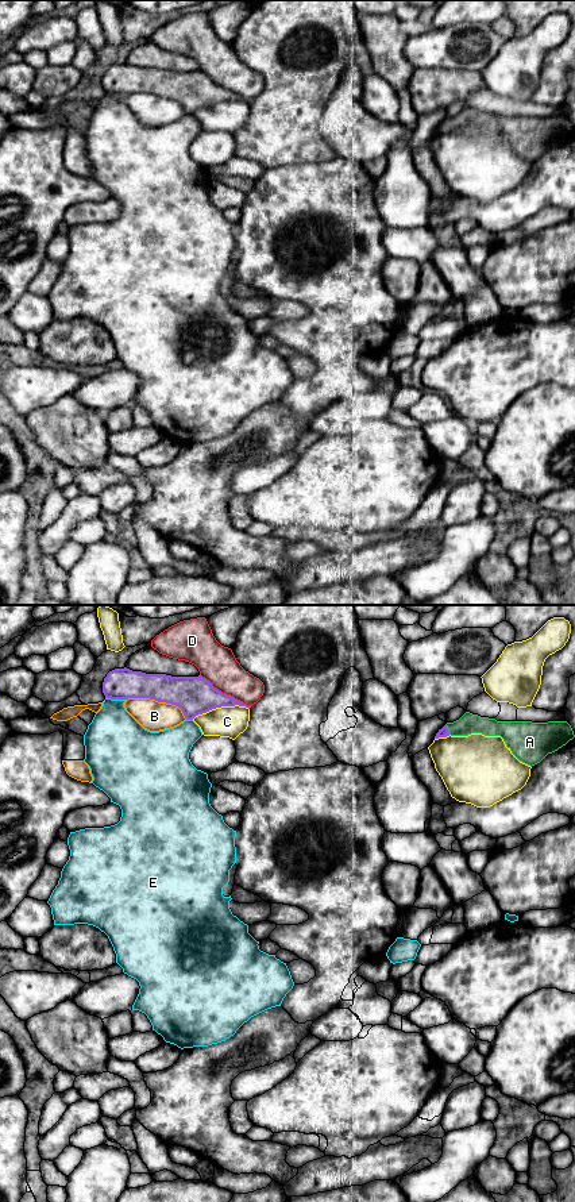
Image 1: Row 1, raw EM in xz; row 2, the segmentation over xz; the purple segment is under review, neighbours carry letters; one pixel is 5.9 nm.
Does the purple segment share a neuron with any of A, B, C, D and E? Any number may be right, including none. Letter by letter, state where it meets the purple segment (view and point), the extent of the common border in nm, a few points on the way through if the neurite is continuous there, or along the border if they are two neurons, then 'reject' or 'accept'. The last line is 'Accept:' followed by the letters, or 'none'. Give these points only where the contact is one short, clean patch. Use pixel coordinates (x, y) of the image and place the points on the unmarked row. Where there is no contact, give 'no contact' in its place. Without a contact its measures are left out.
A: meets purple in xz at (447, 124); contact 70 nm long; runs through xz (443, 127), (447, 124), (459, 123), (469, 118); accept
B: meets purple in xz at (158, 96); contact 380 nm long; reject
C: meets purple in xz at (220, 101); contact 360 nm long; reject
D: meets purple in xz at (226, 89); contact 360 nm long; reject
E: meets purple in xz at (115, 93); contact 120 nm long; reject
Accept: A

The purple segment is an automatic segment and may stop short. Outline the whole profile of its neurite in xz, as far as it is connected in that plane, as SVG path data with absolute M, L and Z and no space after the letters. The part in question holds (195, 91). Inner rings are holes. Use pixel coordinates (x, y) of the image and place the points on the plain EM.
M127 62L115 63L107 69L103 77L103 88L105 93L128 95L128 93L150 93L158 97L166 97L178 101L186 115L193 115L196 111L207 108L221 101L246 101L243 97L231 90L223 89L212 81L209 76L198 72L171 72L166 69L146 69L132 66Z

